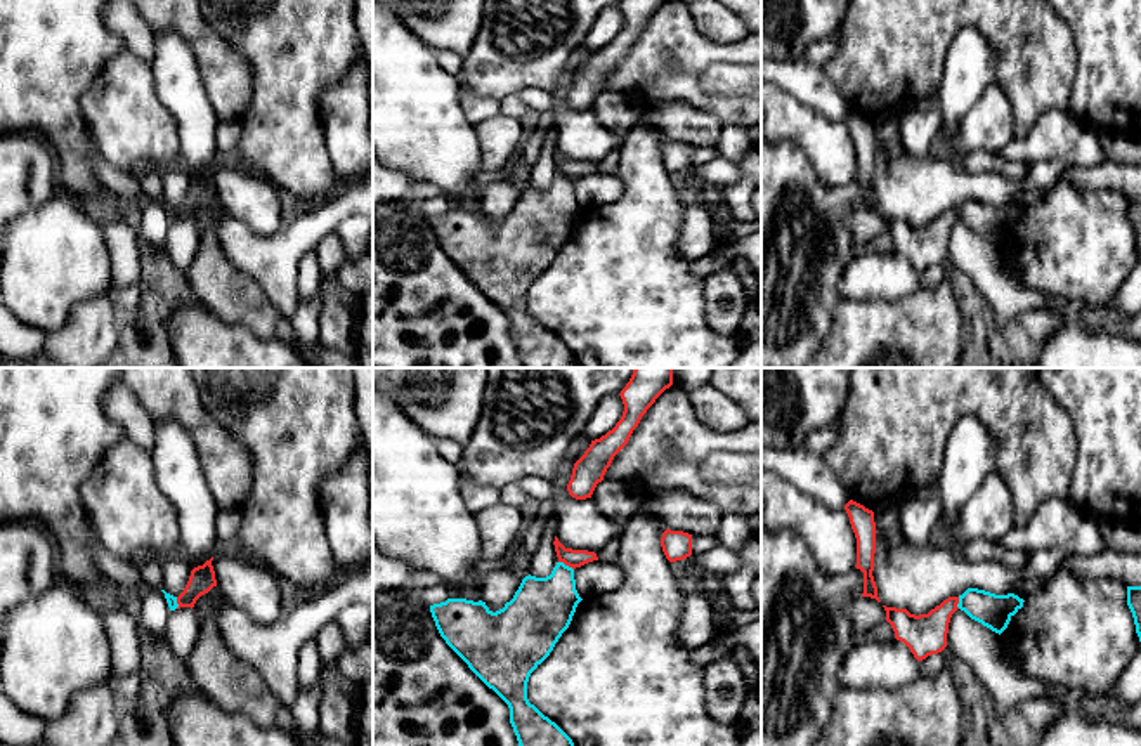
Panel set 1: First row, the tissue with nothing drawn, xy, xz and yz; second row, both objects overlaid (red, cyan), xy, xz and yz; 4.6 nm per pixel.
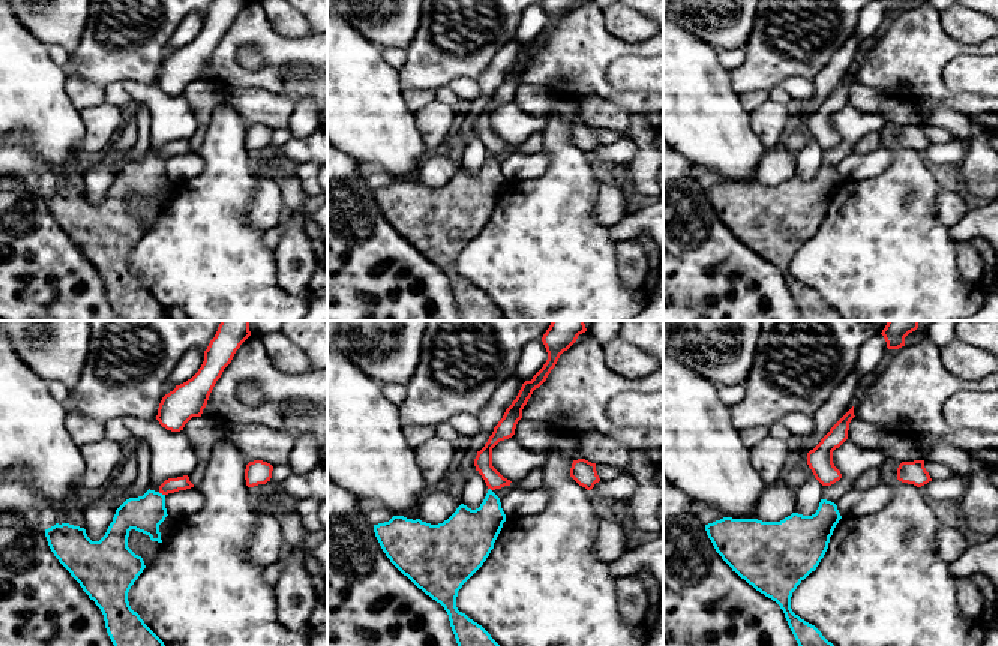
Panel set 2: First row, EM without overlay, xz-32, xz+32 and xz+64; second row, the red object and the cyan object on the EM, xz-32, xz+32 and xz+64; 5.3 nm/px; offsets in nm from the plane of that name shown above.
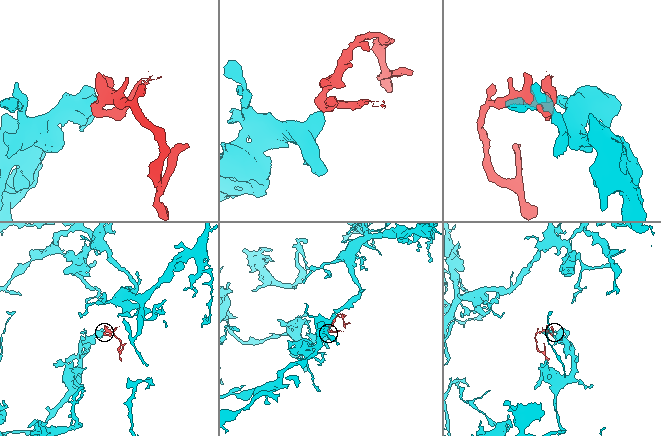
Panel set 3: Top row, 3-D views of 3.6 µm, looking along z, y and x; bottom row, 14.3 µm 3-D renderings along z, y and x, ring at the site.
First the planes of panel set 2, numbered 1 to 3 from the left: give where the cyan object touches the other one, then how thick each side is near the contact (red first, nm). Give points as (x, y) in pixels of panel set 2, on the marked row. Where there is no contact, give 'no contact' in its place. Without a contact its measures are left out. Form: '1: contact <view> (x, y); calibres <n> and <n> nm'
1: contact xz-32 (161, 492); calibres 80 and 190 nm
2: no contact
3: no contact

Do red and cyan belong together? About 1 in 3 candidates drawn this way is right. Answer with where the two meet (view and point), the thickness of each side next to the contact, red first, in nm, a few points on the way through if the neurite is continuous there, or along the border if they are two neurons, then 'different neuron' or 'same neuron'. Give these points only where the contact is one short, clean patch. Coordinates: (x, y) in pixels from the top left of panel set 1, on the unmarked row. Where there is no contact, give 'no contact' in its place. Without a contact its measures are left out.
xz (566, 176) | 80/300 nm | along xz (559, 172), (573, 181) | different neuron

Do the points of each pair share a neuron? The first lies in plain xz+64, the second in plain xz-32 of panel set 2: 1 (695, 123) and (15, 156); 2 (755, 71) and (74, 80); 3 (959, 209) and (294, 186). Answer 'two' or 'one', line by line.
1: two
2: two
3: two

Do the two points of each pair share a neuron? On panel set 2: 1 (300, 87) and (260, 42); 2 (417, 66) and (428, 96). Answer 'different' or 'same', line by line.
1: same
2: different

